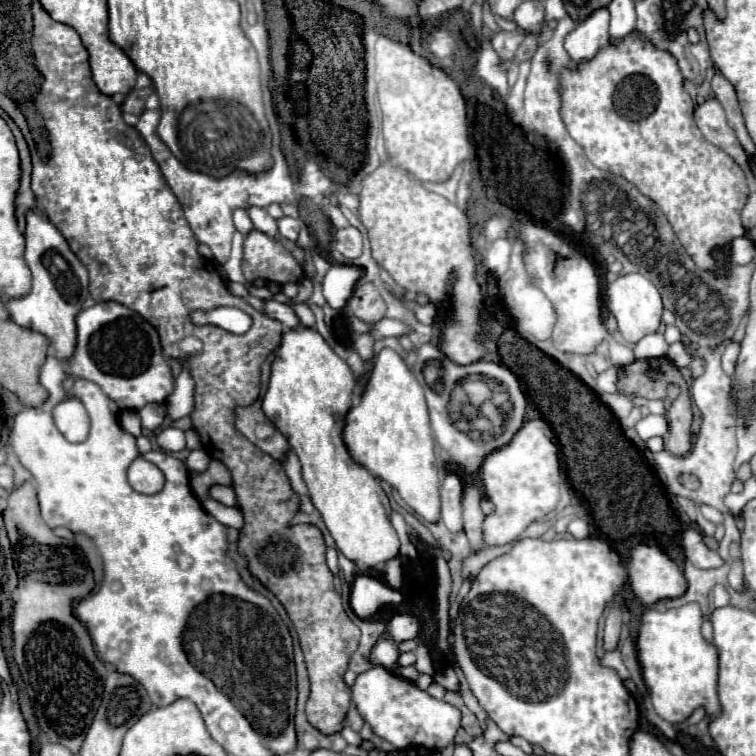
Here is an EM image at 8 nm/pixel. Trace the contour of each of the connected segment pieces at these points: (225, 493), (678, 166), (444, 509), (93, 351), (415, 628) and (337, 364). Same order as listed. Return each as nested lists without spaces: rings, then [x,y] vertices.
[[[215,484],[215,486],[211,486],[209,496],[211,496],[213,500],[225,504],[225,506],[235,506],[235,492],[233,492],[233,488],[229,488],[229,486],[219,486],[219,484]]]
[[[627,34],[623,42],[609,42],[587,62],[563,68],[559,74],[561,118],[575,142],[579,142],[587,158],[615,176],[627,178],[639,192],[651,198],[669,220],[679,242],[699,266],[713,266],[713,252],[729,244],[735,236],[743,236],[741,210],[747,202],[747,182],[735,160],[707,142],[697,128],[693,110],[695,102],[683,86],[683,74],[671,54],[655,50],[643,34]]]
[[[447,474],[441,486],[441,518],[451,532],[459,532],[463,528],[461,490],[463,490],[461,478],[457,474]]]
[[[99,302],[77,316],[77,352],[67,362],[67,370],[73,378],[85,378],[99,384],[101,390],[113,398],[121,410],[141,410],[145,404],[165,402],[173,392],[173,374],[161,352],[157,330],[137,312],[119,302]]]
[[[395,614],[389,620],[389,634],[397,644],[405,640],[413,640],[419,634],[419,622],[411,614]]]
[[[313,330],[283,332],[277,360],[271,368],[263,412],[287,438],[303,466],[313,506],[321,512],[337,548],[355,564],[375,568],[399,556],[399,538],[391,524],[391,504],[381,482],[349,456],[341,432],[350,410],[355,378],[351,368]]]

